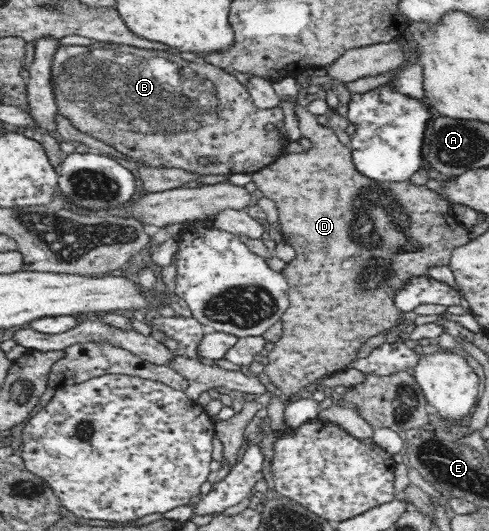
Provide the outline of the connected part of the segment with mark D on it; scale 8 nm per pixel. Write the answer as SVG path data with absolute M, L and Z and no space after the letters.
M296 104L294 106L293 116L296 118L300 130L299 136L313 141L313 148L308 151L304 150L302 153L289 153L281 156L273 164L269 164L269 166L257 172L250 173L252 182L255 184L256 193L260 193L262 197L276 202L279 213L278 219L282 225L282 238L296 250L295 259L286 264L283 270L283 275L289 285L289 306L281 315L283 320L282 335L280 339L273 343L273 348L263 358L265 362L263 376L283 399L291 398L299 391L301 386L307 386L307 384L321 378L321 376L325 376L325 374L345 369L346 364L350 360L357 358L357 350L369 336L389 330L389 328L393 328L399 322L399 314L402 314L402 312L393 304L393 293L397 290L397 287L400 287L402 282L410 276L428 275L429 265L447 265L453 250L471 240L467 235L467 229L461 230L461 238L459 238L457 230L441 230L441 228L447 226L445 224L447 210L452 209L450 202L444 196L426 188L426 186L414 186L414 184L409 182L409 179L405 182L375 182L370 180L370 178L359 174L355 170L349 146L343 146L331 128L319 125L315 121L315 115L311 114L303 105Z

